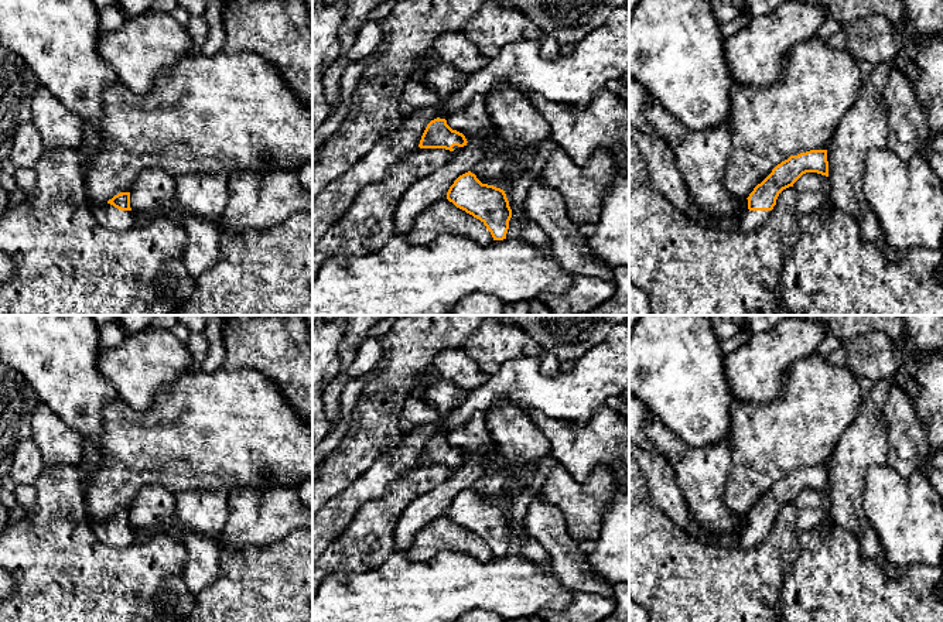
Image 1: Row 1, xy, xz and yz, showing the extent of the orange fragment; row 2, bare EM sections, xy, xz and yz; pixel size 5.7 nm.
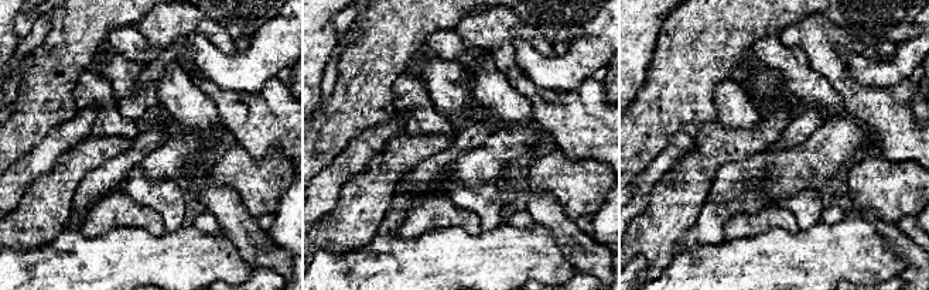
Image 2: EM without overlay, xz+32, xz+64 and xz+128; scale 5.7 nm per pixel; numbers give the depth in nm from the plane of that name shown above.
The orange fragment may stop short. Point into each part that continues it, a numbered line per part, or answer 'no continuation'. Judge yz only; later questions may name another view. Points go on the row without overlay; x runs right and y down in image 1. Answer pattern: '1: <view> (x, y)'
1: yz (748, 537)

